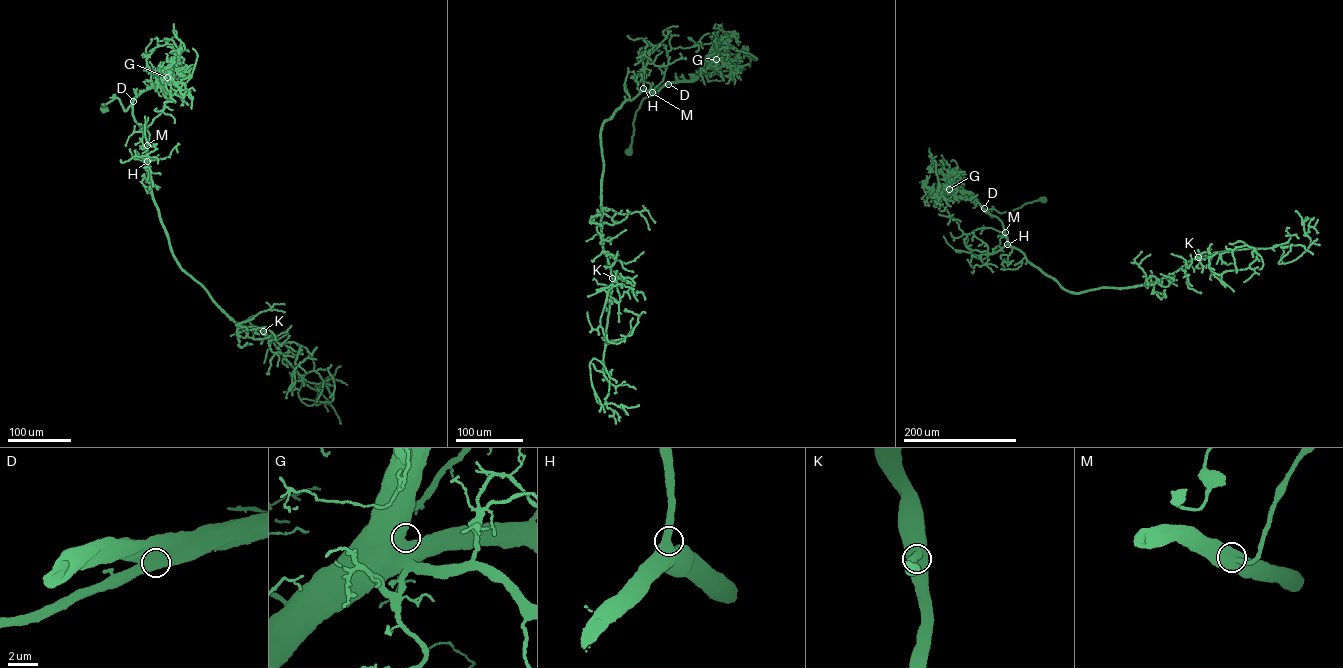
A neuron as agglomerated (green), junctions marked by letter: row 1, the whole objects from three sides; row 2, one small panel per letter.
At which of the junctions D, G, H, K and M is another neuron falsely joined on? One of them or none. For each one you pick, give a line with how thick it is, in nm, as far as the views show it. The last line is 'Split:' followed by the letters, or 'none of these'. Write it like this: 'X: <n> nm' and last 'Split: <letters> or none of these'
Split: none of these

